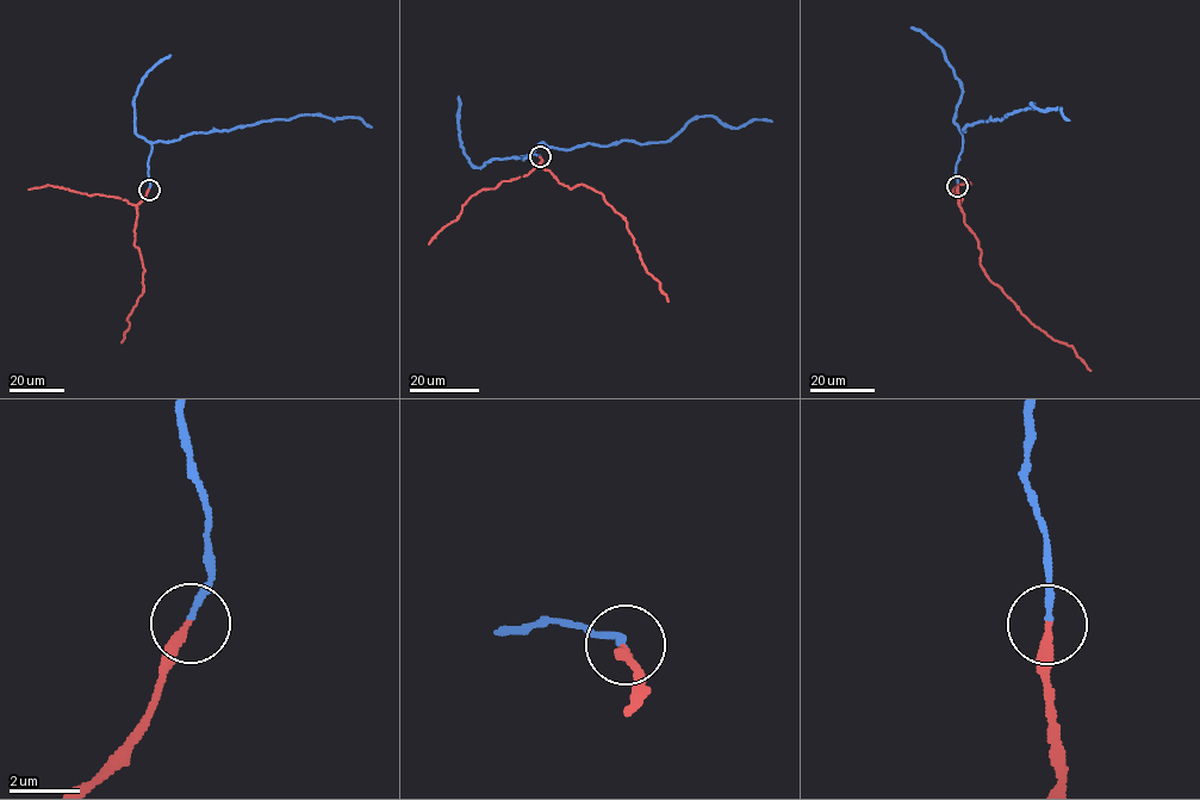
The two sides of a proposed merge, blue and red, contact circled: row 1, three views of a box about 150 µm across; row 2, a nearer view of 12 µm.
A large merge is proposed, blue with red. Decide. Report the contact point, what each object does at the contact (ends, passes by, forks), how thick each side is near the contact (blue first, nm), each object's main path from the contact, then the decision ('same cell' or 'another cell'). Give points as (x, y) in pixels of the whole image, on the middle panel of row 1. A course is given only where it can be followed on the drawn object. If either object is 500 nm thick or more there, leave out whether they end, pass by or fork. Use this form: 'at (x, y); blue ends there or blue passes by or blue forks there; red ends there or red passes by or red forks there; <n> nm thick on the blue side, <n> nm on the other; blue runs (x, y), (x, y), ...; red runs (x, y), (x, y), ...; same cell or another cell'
at (540, 156); blue ends there; red ends there; 170 nm thick on the blue side, 260 nm on the other; blue runs (540, 156), (517, 157), (540, 143), (560, 149), (666, 142), (700, 117), (740, 128), (771, 122); red runs (540, 156), (540, 167), (559, 183), (596, 191), (623, 217), (646, 271), (660, 284), (667, 301); same cell

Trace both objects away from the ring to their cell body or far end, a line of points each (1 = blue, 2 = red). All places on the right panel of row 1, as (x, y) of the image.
1: (957, 186), (956, 163), (968, 125), (1036, 109), (1034, 104), (1031, 104), (1037, 109), (1061, 107), (1069, 121)
2: (957, 187), (964, 224), (977, 240), (980, 265), (988, 279), (1030, 321), (1054, 340), (1073, 347), (1090, 371)

